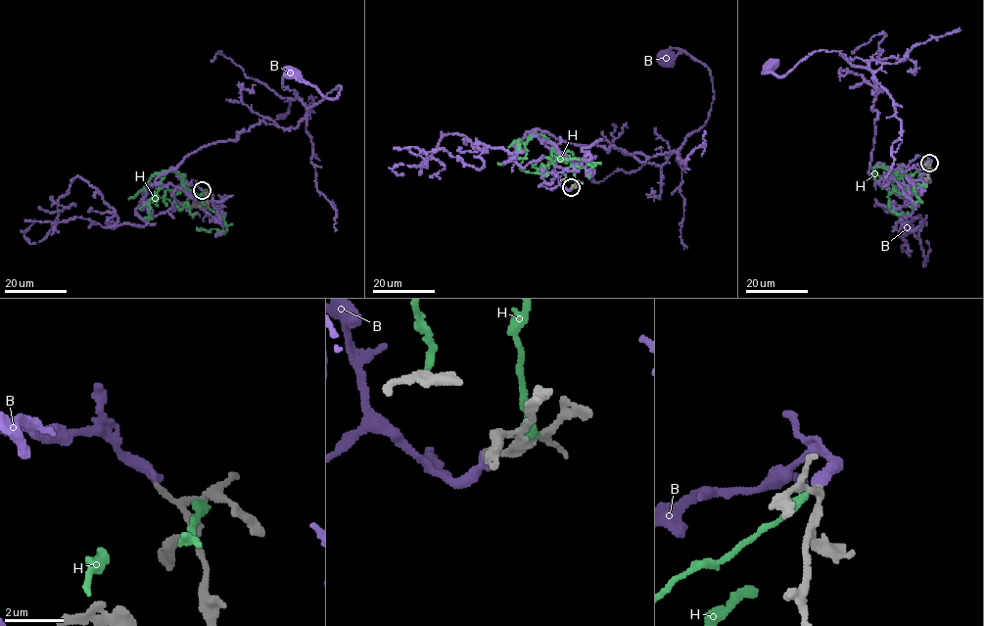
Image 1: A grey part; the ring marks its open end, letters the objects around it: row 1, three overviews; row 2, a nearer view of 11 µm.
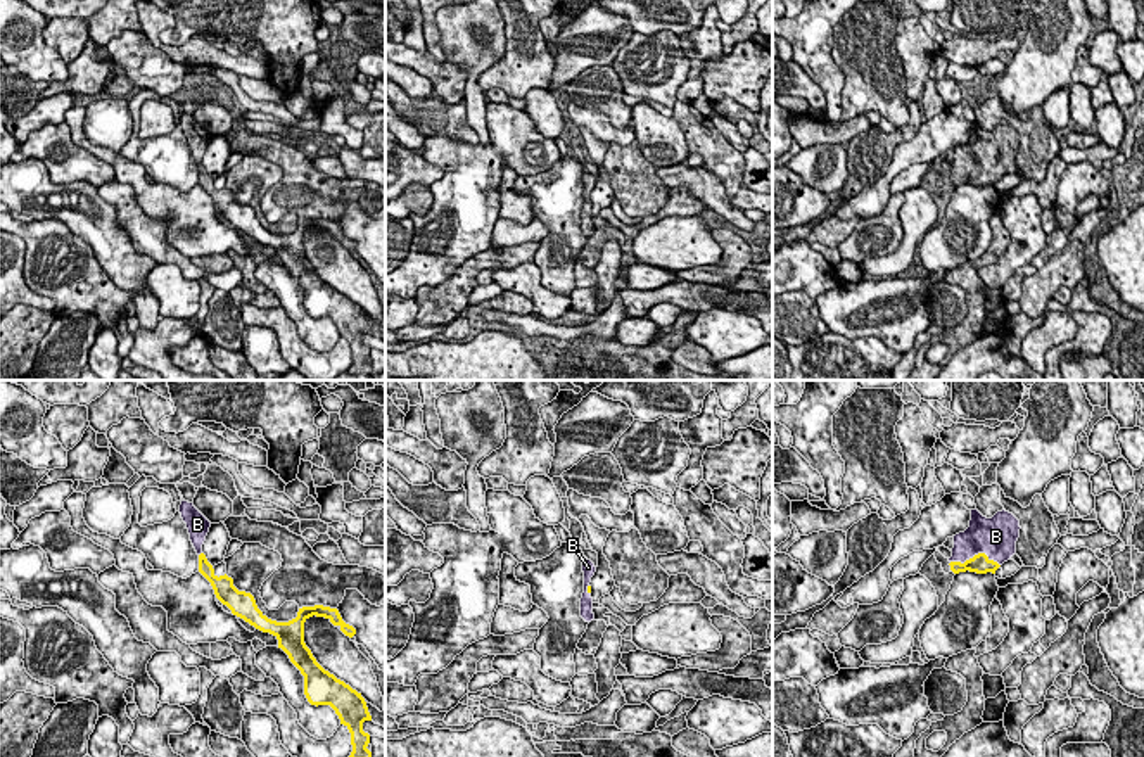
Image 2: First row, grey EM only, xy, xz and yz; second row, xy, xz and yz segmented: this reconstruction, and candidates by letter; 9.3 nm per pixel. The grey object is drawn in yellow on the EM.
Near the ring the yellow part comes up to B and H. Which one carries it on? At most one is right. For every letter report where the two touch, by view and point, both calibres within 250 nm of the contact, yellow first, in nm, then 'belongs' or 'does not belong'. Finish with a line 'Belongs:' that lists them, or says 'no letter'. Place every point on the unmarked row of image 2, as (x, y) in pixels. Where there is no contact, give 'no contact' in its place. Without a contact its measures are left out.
B: yz (975, 168) | 190/360 nm | belongs
H: no contact | does not belong
Belongs: B

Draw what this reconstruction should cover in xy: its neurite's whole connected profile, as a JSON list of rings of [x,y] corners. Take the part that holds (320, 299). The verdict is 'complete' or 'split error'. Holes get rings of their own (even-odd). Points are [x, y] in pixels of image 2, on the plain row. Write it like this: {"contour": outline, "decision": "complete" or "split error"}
{"contour": [[[204,166],[199,168],[199,185],[211,195],[216,211],[226,218],[233,228],[278,252],[278,261],[289,268],[290,275],[304,289],[304,308],[308,315],[316,320],[330,318],[335,323],[340,337],[351,346],[353,365],[346,373],[372,375],[372,365],[366,361],[370,347],[363,344],[363,335],[372,334],[365,311],[349,297],[325,283],[304,256],[304,235],[313,228],[328,232],[334,239],[339,239],[346,249],[353,251],[356,242],[342,233],[339,223],[323,218],[302,219],[296,232],[276,235],[257,221],[251,206],[238,204],[232,190],[226,187],[218,190]]], "decision": "complete"}

